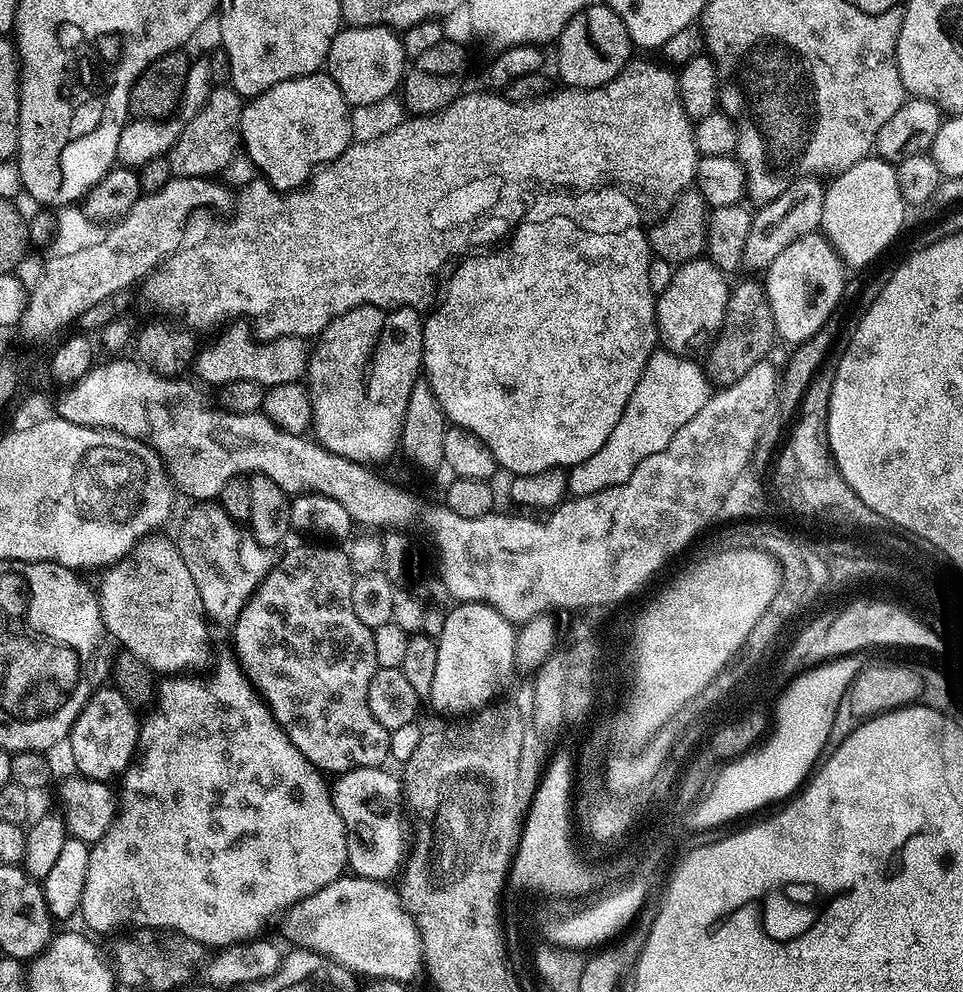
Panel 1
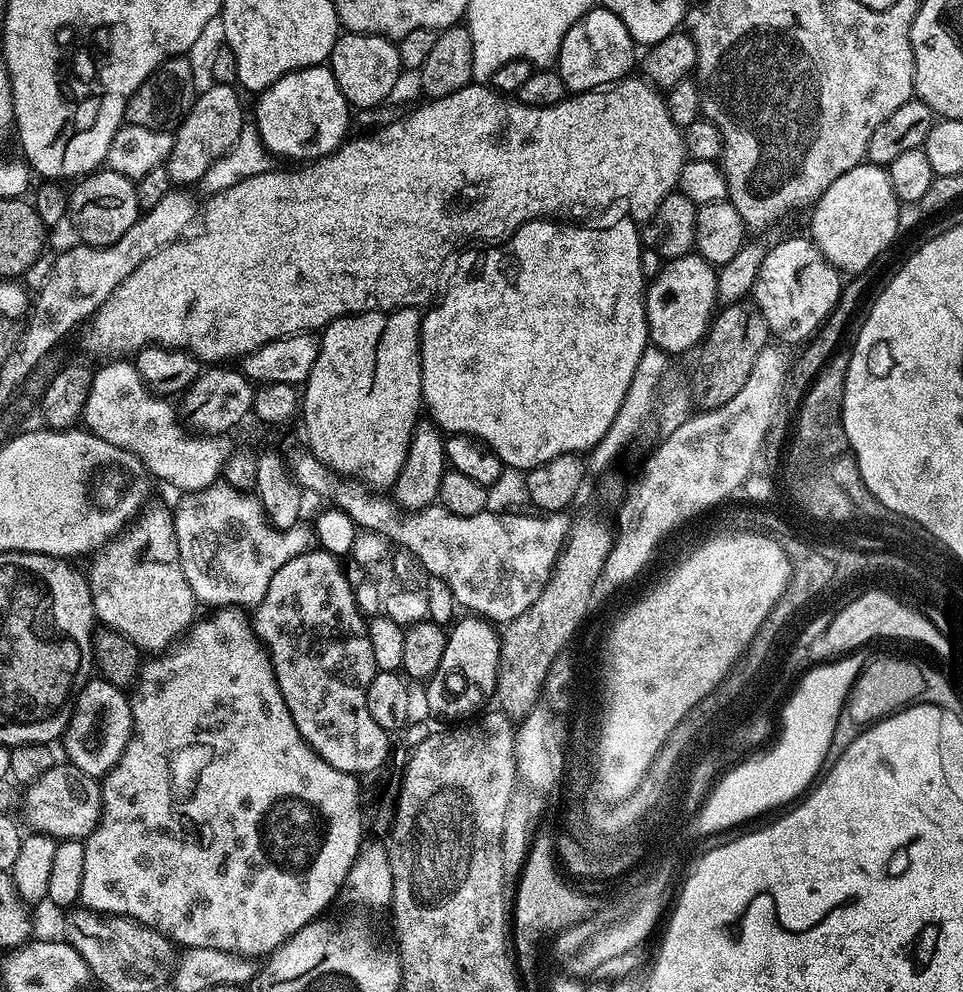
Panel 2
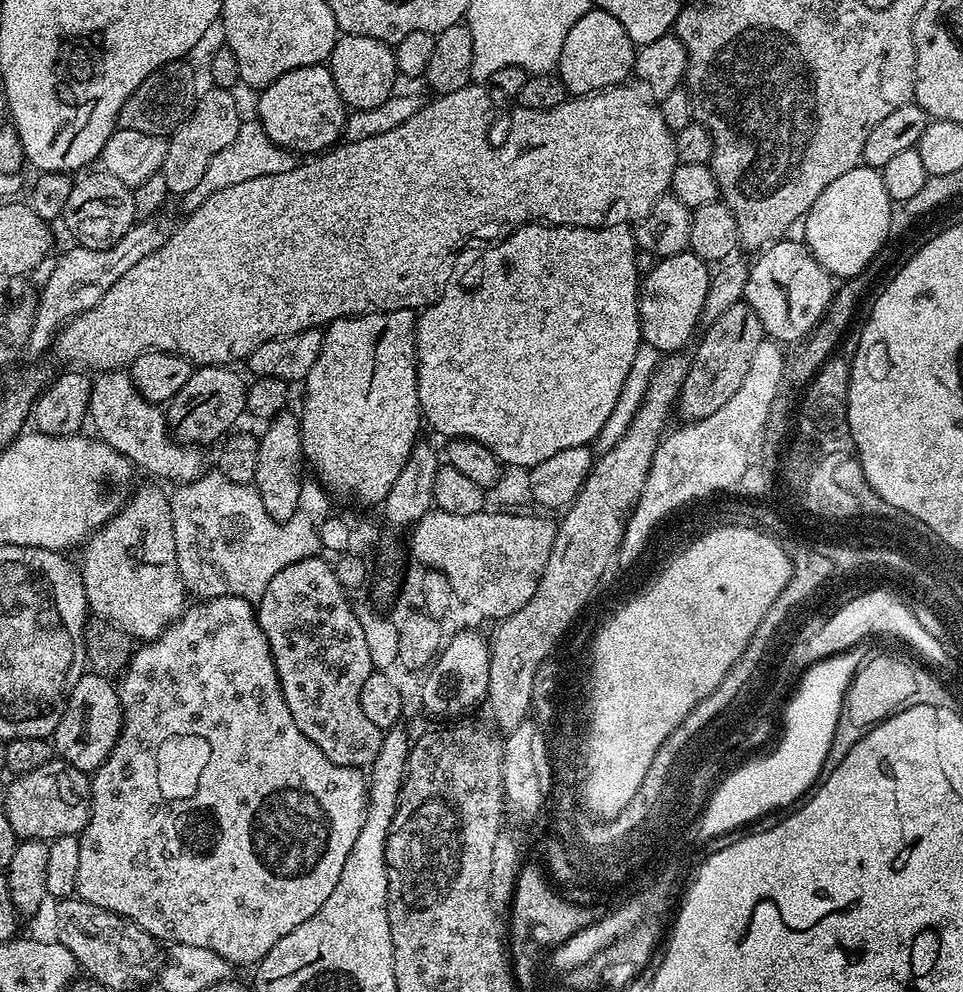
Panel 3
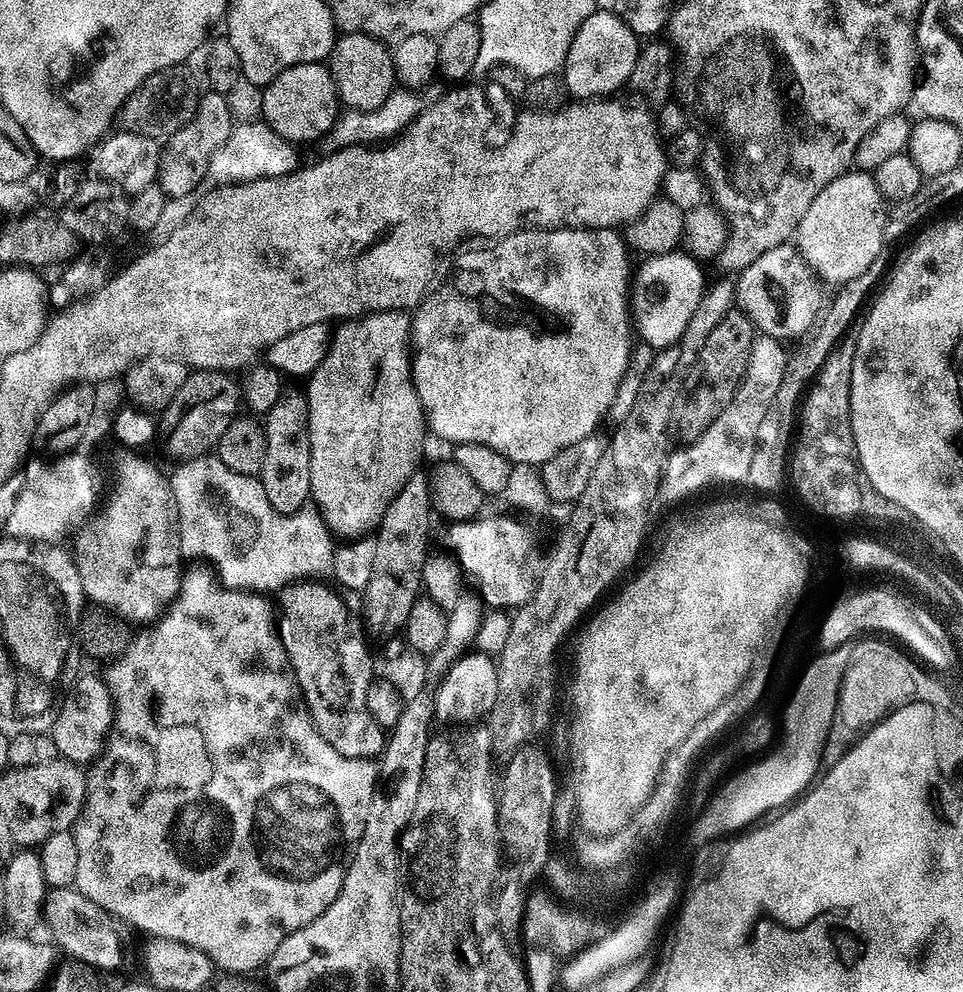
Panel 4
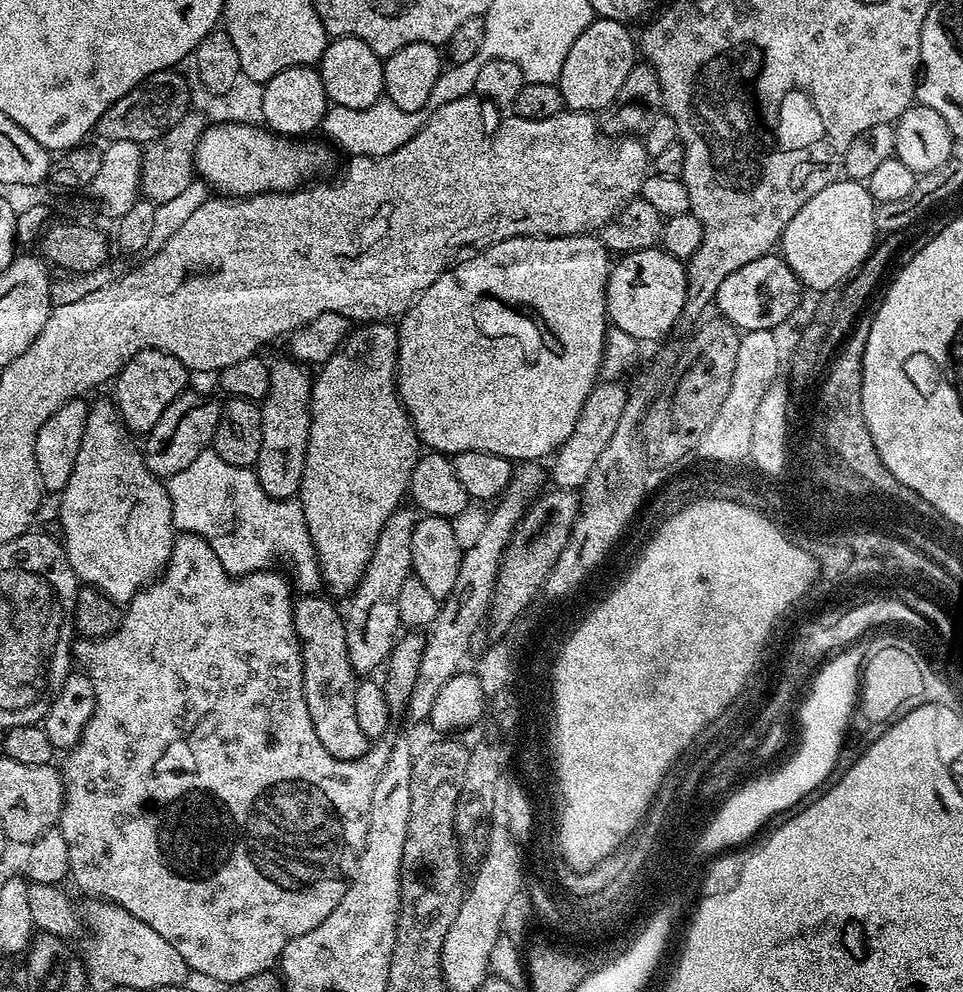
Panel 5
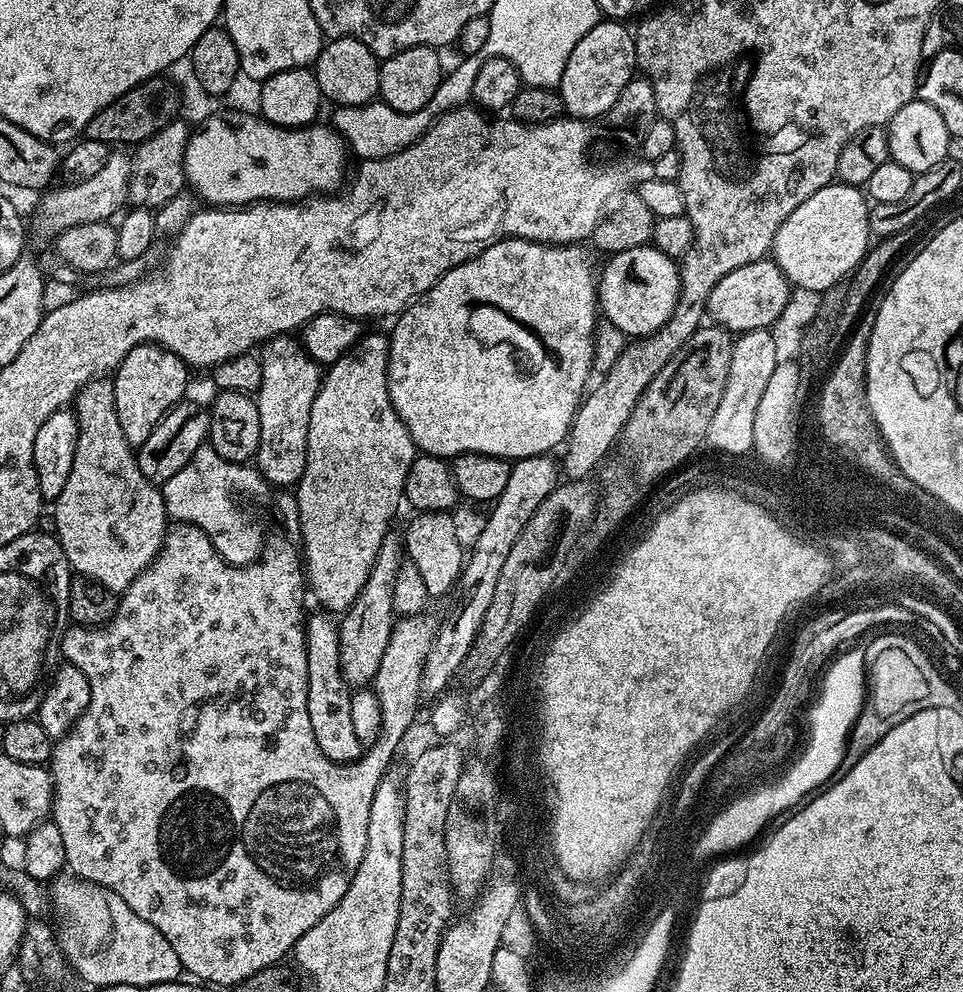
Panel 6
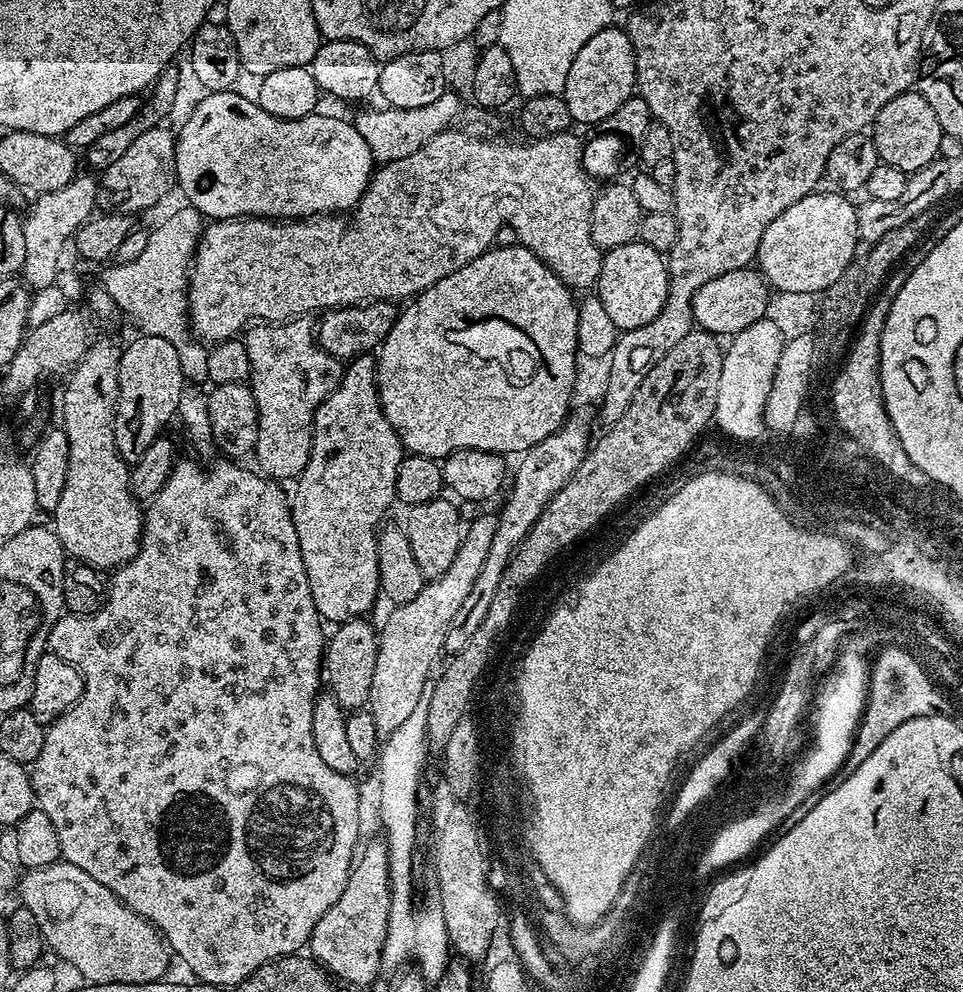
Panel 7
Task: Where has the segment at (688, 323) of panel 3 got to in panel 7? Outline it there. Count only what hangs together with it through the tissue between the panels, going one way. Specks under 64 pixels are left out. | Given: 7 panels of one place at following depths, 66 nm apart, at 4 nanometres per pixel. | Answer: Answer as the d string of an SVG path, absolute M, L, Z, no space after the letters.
M638 238L628 244L607 249L595 291L617 330L646 326L658 318L658 310L662 310L668 297L668 266L665 257L654 250L654 246L646 246Z

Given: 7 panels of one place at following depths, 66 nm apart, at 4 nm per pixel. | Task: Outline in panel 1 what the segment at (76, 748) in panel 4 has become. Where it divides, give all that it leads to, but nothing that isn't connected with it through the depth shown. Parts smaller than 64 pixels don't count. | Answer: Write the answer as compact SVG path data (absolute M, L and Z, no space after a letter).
M101 686L82 706L78 718L68 731L66 747L72 751L75 771L91 780L111 781L119 777L136 755L136 746L140 738L137 709L116 689L115 686Z

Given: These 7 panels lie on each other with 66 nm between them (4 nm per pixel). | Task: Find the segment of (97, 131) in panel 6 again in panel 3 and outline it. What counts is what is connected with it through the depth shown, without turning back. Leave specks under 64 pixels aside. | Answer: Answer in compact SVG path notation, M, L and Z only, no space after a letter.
M187 59L176 60L160 71L152 72L144 79L142 86L138 86L134 94L126 98L120 111L119 127L138 130L151 136L171 136L196 107L198 97L194 90L193 73Z

